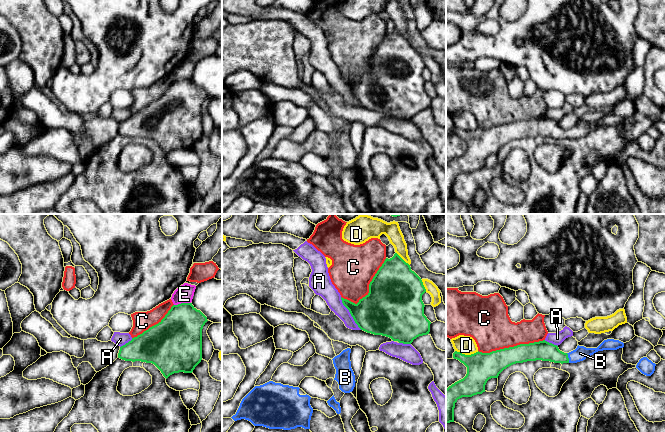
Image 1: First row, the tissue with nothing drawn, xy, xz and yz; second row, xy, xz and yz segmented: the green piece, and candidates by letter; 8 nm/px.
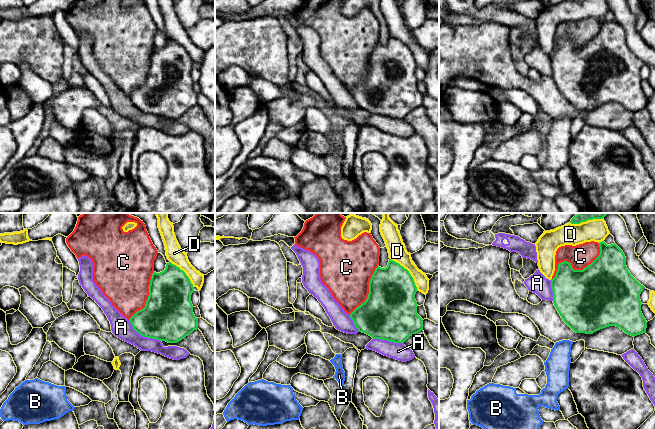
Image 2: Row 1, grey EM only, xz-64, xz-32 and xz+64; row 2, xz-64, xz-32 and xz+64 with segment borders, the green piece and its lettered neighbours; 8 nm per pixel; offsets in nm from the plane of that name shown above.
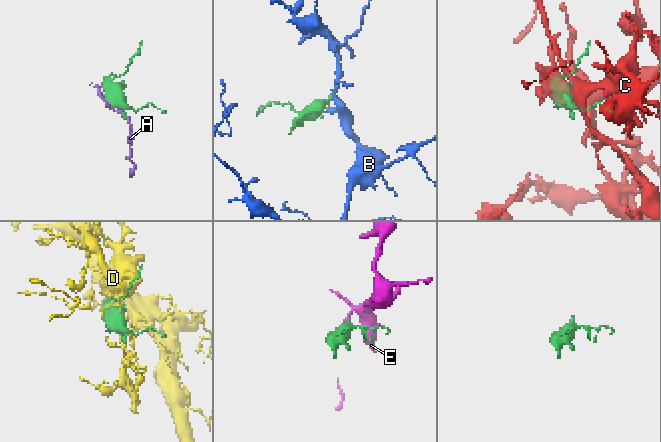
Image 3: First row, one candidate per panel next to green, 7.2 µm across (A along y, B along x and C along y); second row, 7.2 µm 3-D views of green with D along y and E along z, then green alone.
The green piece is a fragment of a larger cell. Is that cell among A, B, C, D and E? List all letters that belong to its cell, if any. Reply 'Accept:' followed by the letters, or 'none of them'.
Accept: B

